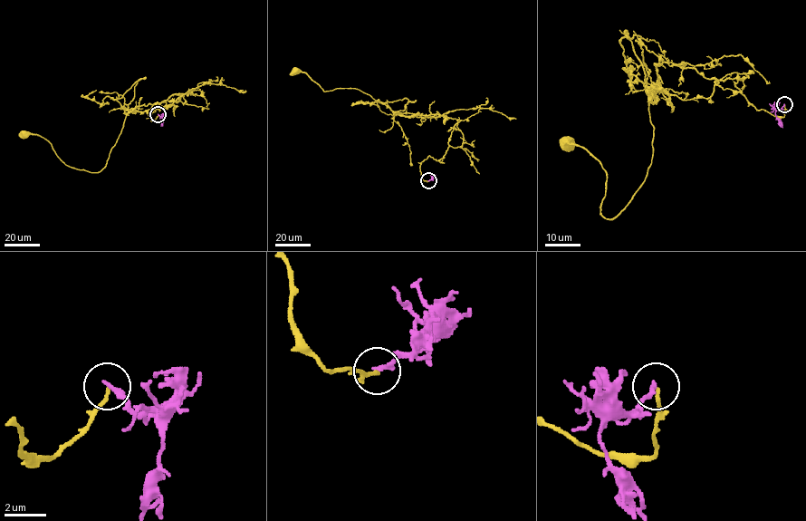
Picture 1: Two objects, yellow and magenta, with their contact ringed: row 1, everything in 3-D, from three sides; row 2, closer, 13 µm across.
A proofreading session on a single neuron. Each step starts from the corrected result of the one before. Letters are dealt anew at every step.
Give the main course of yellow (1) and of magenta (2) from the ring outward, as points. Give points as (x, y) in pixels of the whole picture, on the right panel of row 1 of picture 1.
1: (784, 104), (757, 110), (743, 77), (656, 64), (652, 162), (613, 218), (602, 165), (568, 144)
2: (784, 104), (775, 112), (782, 128)

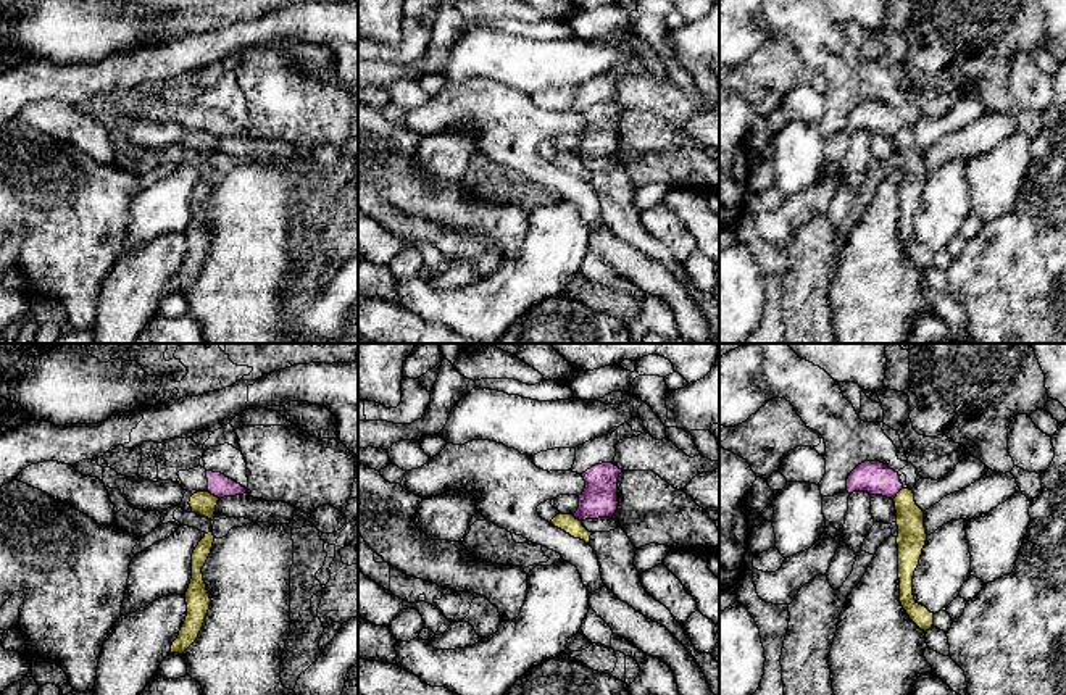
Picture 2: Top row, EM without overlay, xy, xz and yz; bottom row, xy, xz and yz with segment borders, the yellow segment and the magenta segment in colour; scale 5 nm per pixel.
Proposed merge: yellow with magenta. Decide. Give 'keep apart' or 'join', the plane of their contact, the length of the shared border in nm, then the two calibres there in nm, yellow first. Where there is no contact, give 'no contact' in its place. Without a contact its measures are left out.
keep apart | yz | 80 nm | 140/160 nm

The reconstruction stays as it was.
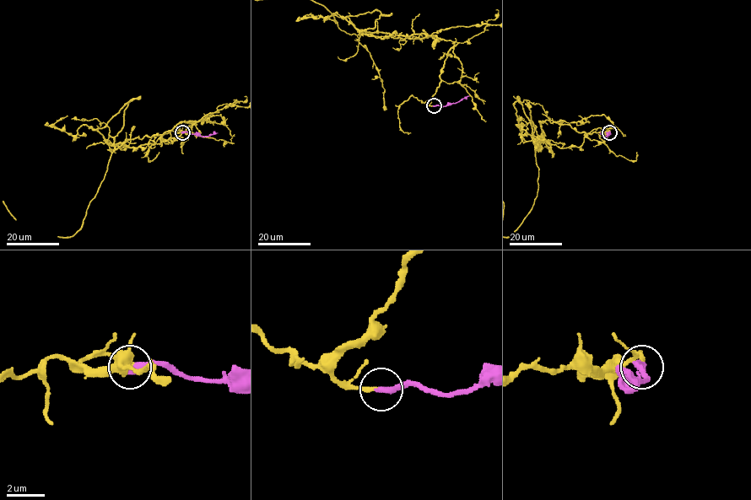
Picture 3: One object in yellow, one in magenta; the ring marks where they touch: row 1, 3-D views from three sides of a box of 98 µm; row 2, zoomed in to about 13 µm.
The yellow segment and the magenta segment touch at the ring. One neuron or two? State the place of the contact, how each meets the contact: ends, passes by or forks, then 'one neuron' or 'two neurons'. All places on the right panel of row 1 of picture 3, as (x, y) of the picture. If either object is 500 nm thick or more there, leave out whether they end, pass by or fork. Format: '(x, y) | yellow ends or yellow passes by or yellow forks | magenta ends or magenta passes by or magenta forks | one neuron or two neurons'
(609, 132) | yellow ends | magenta ends | one neuron

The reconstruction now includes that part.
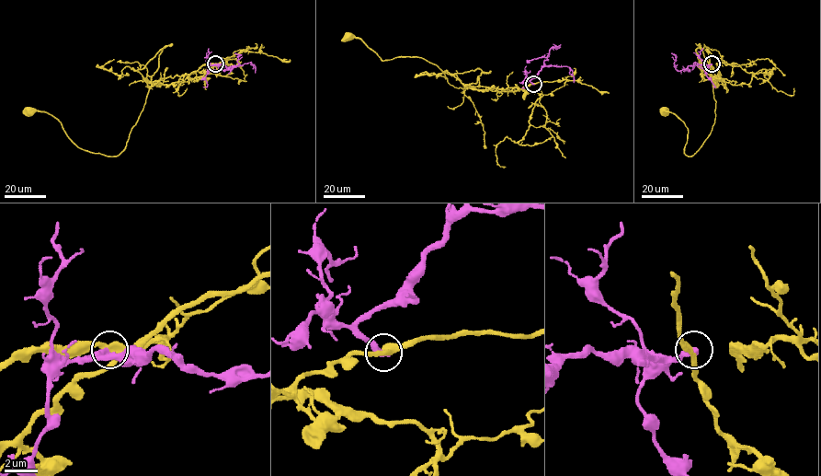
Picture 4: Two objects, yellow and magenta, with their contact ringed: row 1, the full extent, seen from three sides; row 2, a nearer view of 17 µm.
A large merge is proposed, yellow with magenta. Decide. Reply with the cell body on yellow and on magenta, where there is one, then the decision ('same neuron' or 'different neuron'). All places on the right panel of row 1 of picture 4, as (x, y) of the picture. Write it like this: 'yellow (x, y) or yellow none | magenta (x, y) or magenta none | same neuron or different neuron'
yellow (664, 110) | magenta none | different neuron

